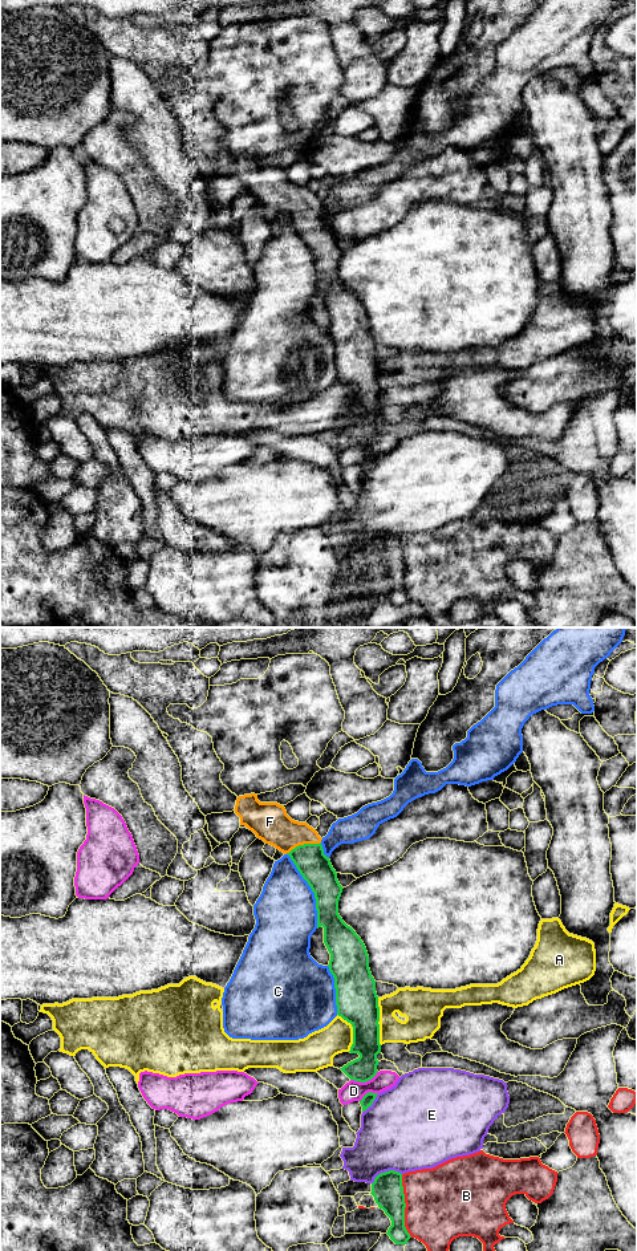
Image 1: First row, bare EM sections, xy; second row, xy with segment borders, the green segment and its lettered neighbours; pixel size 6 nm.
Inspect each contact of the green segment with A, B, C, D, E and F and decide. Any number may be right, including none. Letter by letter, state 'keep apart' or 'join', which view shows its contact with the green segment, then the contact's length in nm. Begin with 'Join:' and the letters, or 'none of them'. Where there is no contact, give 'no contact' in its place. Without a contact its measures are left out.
Join: F
A: keep apart | xy | 280 nm
B: keep apart | xy | 380 nm
C: keep apart | xy | 500 nm
D: keep apart | xy | 180 nm
E: keep apart | xy | 200 nm
F: join | xy | 220 nm

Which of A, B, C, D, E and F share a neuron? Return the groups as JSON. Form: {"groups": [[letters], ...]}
{"groups": [["A"], ["B"], ["C"], ["D"], ["E"], ["F"]]}

